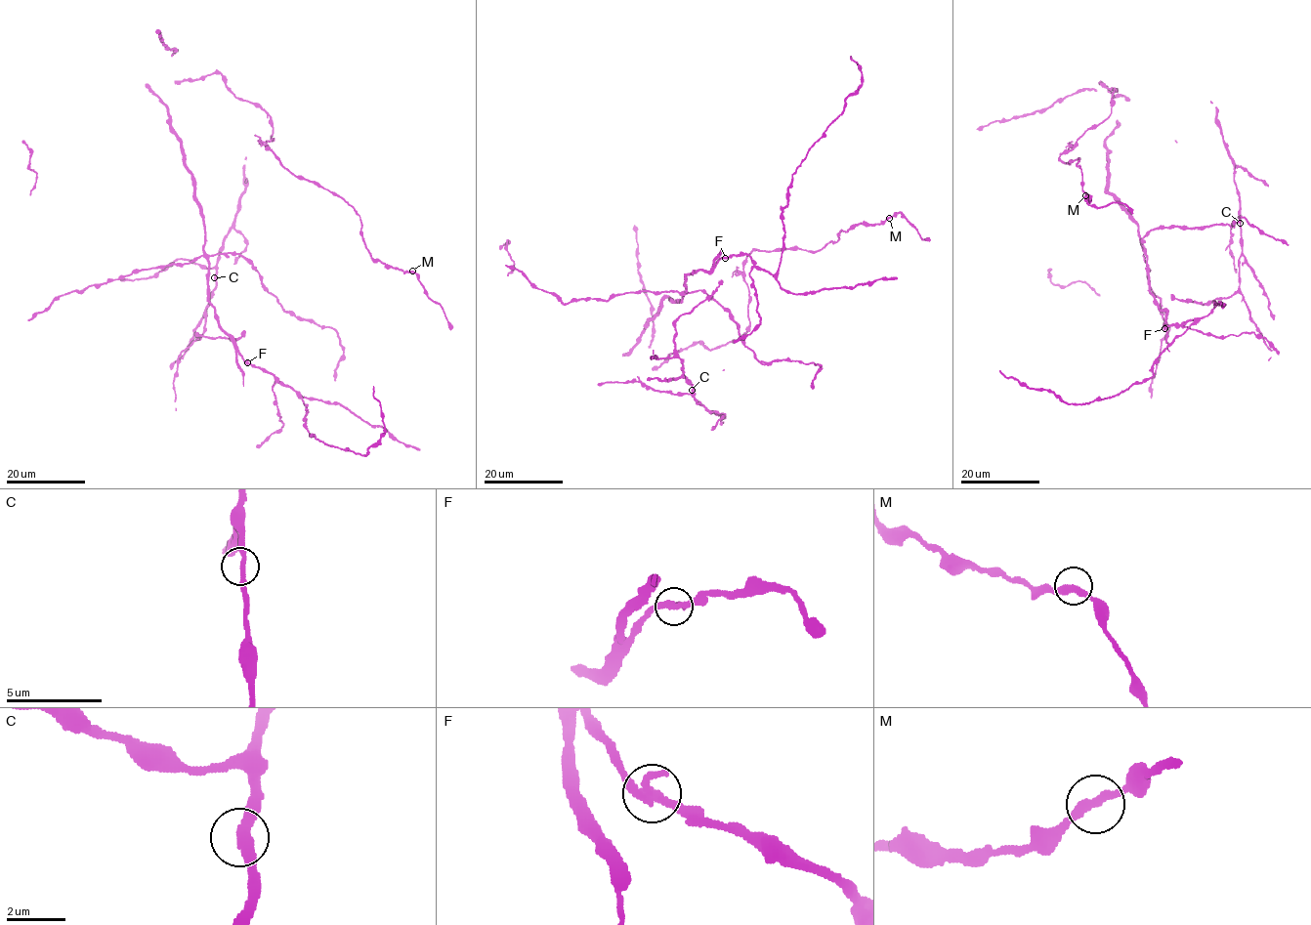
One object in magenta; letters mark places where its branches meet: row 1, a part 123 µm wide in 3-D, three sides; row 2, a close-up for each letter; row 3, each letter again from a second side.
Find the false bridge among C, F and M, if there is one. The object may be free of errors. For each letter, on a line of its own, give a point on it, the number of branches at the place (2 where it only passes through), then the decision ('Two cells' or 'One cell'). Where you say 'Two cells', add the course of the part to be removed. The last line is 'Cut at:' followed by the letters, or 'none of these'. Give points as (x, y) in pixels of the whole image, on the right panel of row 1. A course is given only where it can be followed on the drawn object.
C: Place: (1240, 223). Branches: 2. One cell
F: Place: (1164, 328). Branches: 2. One cell
M: Place: (1085, 195). Branches: 2. One cell
Cut at: none of these

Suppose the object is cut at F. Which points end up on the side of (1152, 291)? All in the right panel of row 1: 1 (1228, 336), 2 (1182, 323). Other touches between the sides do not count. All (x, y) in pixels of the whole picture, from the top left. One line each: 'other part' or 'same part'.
1: other part
2: other part

